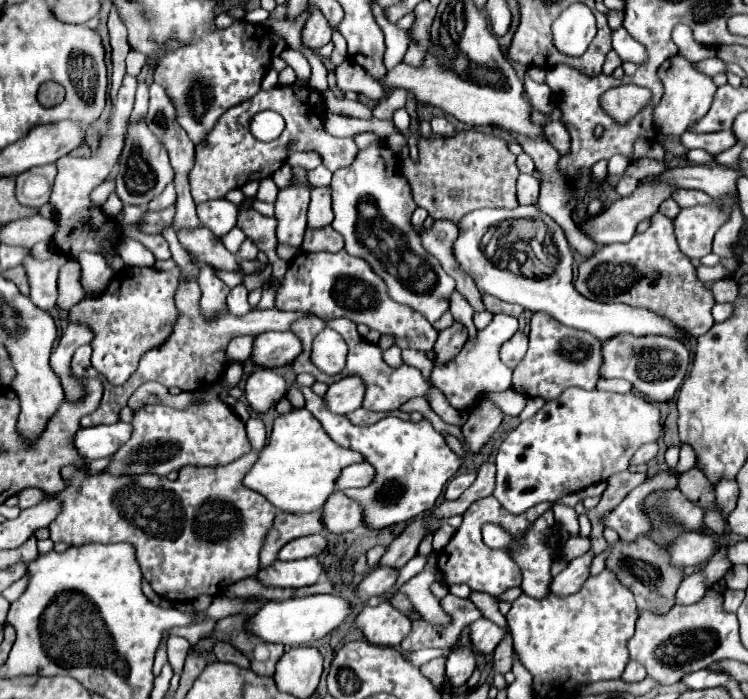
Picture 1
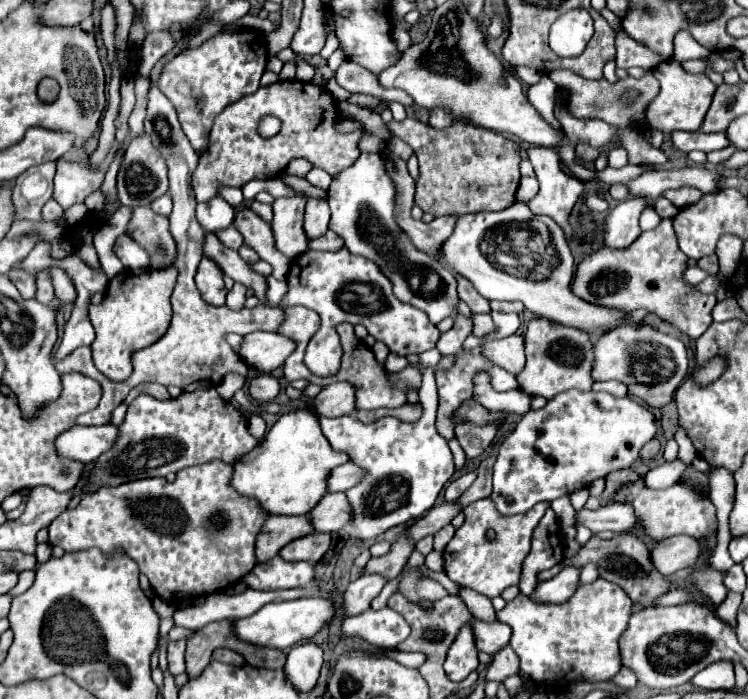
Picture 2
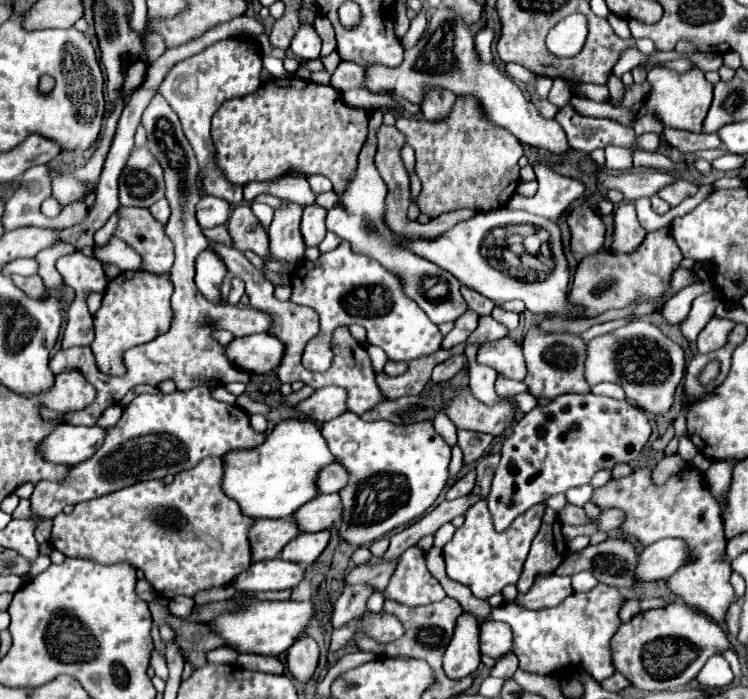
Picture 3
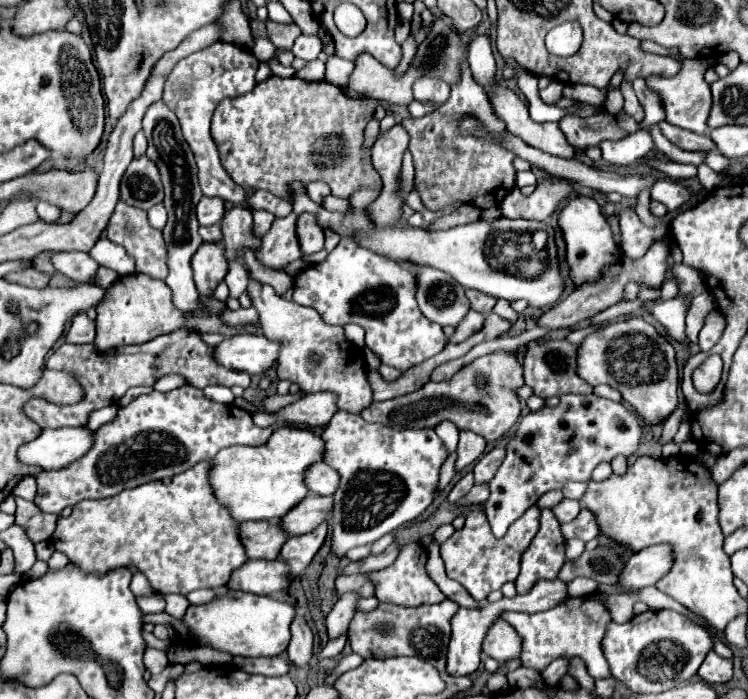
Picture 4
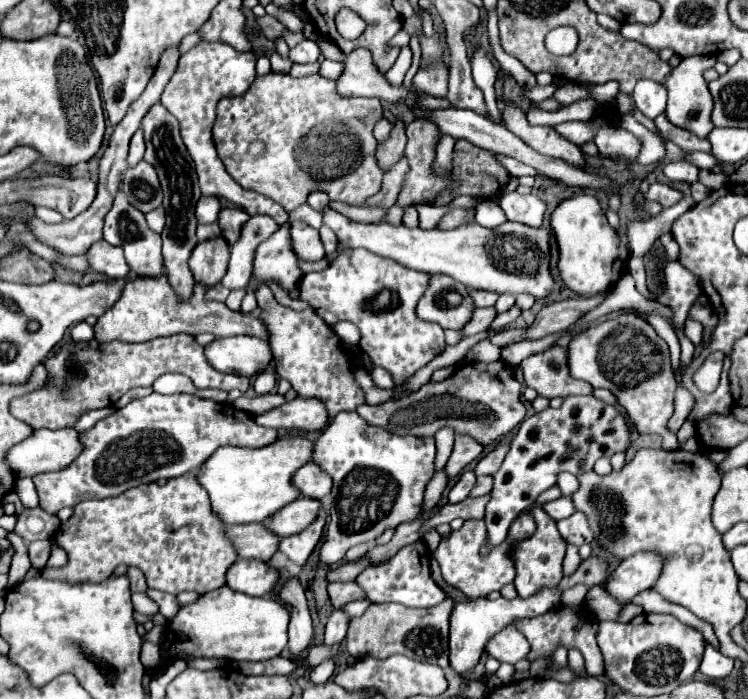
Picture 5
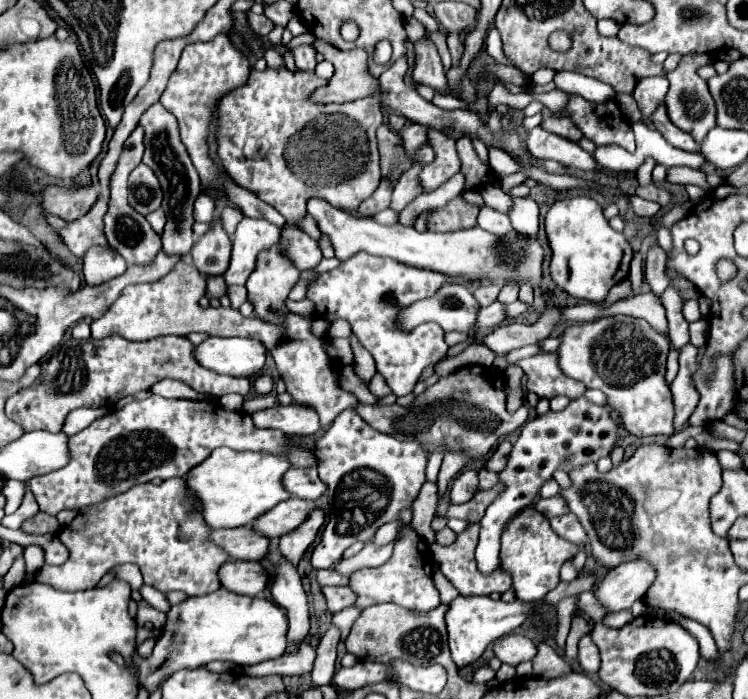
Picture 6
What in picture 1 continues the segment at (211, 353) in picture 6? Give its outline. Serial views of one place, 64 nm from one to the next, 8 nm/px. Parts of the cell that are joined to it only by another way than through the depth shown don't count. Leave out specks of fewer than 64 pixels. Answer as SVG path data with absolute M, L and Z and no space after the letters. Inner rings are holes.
M264 332L254 338L252 360L264 368L292 364L302 352L302 342L292 332Z

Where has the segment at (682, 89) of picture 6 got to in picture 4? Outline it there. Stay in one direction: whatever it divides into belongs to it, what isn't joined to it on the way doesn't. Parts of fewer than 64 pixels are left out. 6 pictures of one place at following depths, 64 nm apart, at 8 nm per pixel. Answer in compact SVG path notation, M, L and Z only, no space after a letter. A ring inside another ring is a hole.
M701 58L685 59L682 70L676 76L648 76L646 84L650 90L654 90L664 106L666 112L666 122L696 134L708 134L708 114L710 114L710 106L712 106L712 94L710 94L710 86L706 82L704 75L709 68L707 61Z

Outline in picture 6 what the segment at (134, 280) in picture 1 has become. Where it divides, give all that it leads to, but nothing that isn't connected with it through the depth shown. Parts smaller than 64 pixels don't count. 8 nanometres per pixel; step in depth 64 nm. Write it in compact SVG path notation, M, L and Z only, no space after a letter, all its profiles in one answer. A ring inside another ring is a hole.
M180 262L176 268L166 274L164 278L156 282L146 282L146 284L132 284L124 288L120 300L108 308L108 312L92 322L92 338L100 340L106 336L122 336L132 342L144 342L152 340L156 336L166 336L166 334L180 334L186 336L190 332L206 332L208 336L222 336L222 338L232 338L232 336L242 336L242 338L256 338L260 340L268 350L272 350L282 332L278 326L268 324L260 318L244 318L238 310L234 308L202 308L200 298L206 292L206 280L192 268L190 262Z

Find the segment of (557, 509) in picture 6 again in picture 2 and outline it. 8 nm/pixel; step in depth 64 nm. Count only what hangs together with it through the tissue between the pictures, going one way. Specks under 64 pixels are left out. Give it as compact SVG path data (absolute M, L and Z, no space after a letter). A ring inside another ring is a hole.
M628 502L608 504L594 512L584 508L576 516L578 516L578 524L586 524L593 534L605 530L622 534L622 532L630 532L632 528L636 528L636 514Z

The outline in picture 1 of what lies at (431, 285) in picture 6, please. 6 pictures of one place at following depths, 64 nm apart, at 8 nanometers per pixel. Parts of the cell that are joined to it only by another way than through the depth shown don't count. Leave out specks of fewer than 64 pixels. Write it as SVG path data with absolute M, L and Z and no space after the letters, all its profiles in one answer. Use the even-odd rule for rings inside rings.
M346 250L336 254L300 252L294 260L290 260L284 278L280 278L278 282L276 308L314 312L322 320L340 316L350 318L354 322L370 326L372 330L378 330L380 334L394 334L400 348L418 348L428 352L438 336L438 332L428 320L424 320L424 316L420 316L412 308L408 310L406 306L392 302L386 294L384 282L372 272L368 262L350 256ZM325 328L313 341L312 362L326 374L340 374L346 360L346 342Z

